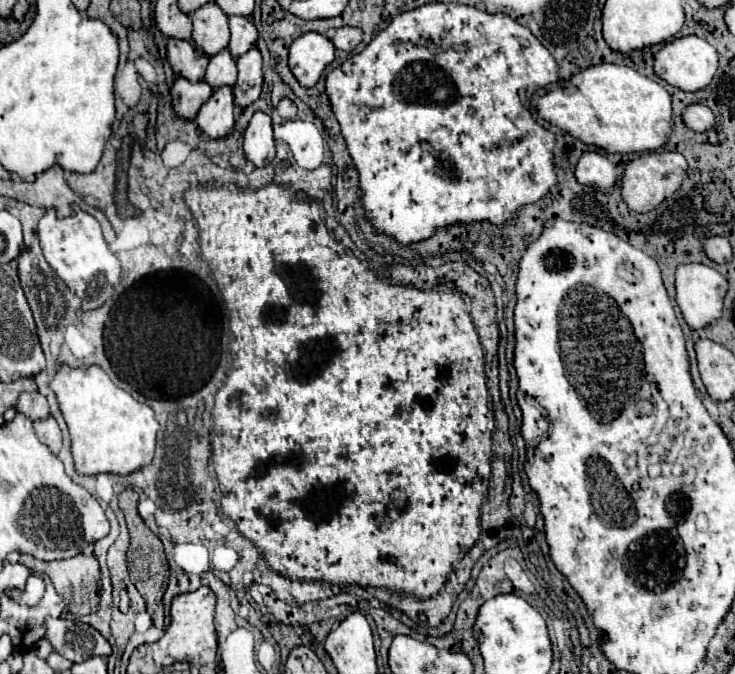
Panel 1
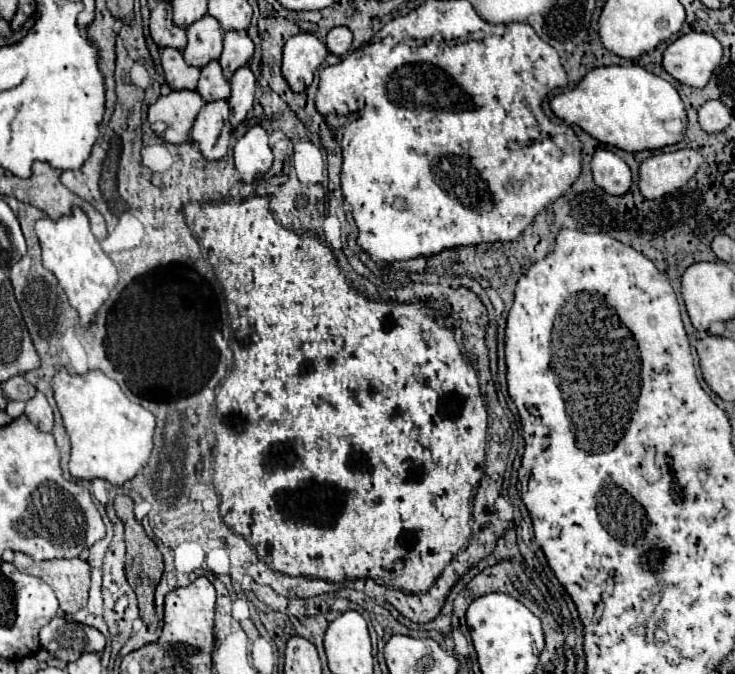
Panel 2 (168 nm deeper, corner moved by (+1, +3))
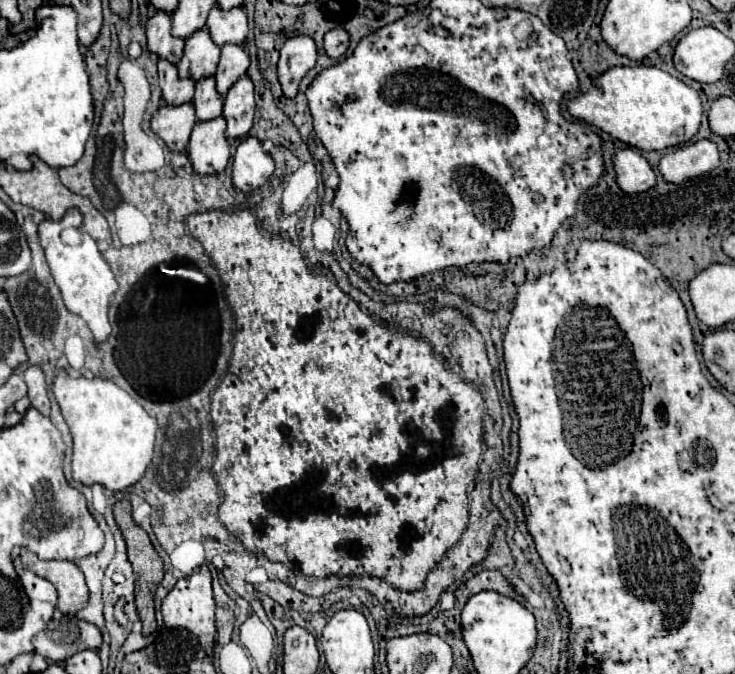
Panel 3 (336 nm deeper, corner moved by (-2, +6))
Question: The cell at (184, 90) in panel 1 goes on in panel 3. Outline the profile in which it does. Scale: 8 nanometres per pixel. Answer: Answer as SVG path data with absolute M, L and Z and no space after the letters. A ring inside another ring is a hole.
M191 102L181 106L163 104L151 118L151 130L163 138L173 152L183 152L189 144L189 134L197 122L195 106Z

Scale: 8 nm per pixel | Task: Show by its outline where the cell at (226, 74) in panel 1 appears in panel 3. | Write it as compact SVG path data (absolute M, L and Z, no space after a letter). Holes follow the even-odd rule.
M205 76L197 80L193 106L199 120L211 120L223 114L223 96L217 92L215 76Z

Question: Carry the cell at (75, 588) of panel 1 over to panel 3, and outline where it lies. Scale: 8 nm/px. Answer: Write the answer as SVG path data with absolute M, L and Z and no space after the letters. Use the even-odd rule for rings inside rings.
M21 548L21 562L23 568L35 572L37 576L43 576L57 588L59 592L57 608L63 614L77 614L87 606L87 584L83 580L83 572L79 572L79 566L75 562L69 560L43 562L27 548Z

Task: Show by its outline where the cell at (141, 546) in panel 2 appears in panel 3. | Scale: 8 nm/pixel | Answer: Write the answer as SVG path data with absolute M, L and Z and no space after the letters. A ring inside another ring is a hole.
M119 500L115 506L113 506L113 514L115 514L115 520L123 532L123 538L127 542L127 556L129 556L129 562L135 570L135 604L137 604L137 612L139 612L139 618L143 622L143 634L149 636L151 632L155 632L157 628L157 622L155 622L155 608L153 608L153 598L155 598L155 588L153 584L159 584L161 578L163 578L163 560L161 556L157 554L157 550L153 548L147 532L135 524L133 516L131 516L131 504L129 500Z

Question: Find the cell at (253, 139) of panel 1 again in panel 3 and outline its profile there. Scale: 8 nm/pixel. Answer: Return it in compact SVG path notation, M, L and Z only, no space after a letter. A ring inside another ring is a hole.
M247 136L233 158L233 184L241 192L251 192L263 186L275 170L275 162L255 136Z

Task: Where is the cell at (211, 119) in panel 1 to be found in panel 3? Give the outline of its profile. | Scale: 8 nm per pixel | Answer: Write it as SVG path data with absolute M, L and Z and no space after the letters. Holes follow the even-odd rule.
M219 116L197 122L191 132L187 154L197 174L223 172L231 156L229 142L225 138L225 118Z

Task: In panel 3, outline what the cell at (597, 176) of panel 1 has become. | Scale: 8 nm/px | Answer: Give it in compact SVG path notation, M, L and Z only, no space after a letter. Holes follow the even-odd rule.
M621 148L613 156L615 182L623 192L647 192L655 186L655 172L649 162L633 148Z

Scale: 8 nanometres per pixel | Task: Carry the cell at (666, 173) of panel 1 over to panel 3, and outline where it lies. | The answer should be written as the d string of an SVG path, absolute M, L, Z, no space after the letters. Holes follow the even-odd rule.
M699 140L673 152L667 152L659 160L657 168L665 182L683 184L685 180L691 180L699 174L713 170L717 164L719 164L717 146L711 140Z

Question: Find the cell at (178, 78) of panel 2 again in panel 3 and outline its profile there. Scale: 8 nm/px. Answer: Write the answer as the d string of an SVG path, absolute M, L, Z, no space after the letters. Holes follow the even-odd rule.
M159 60L159 84L163 90L163 100L167 104L185 104L193 98L195 82L191 78L179 78L177 66L169 60Z

